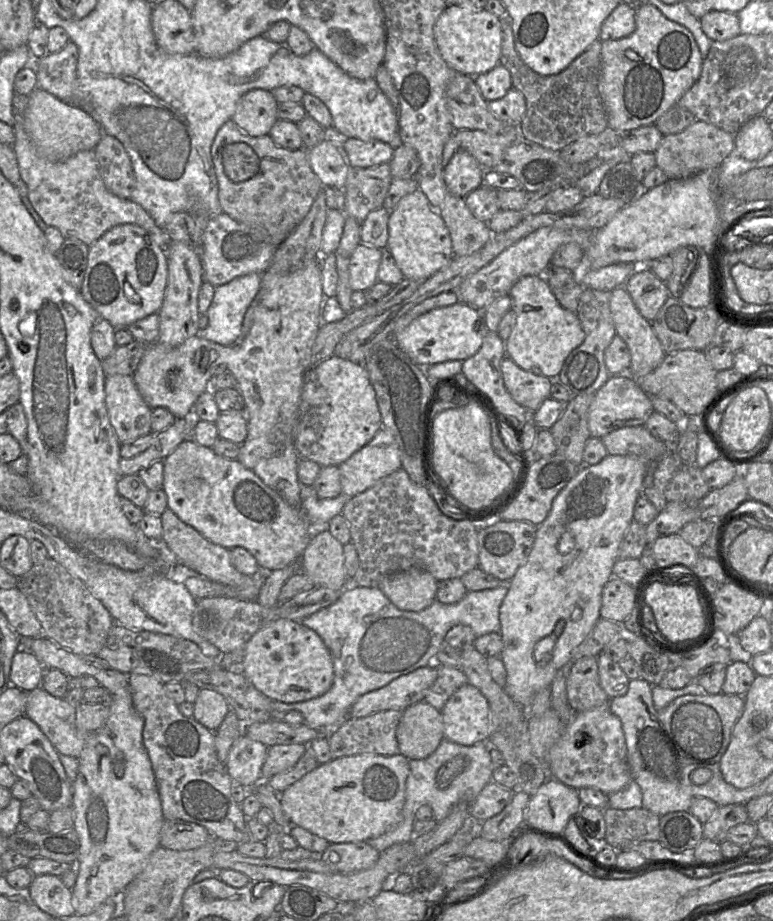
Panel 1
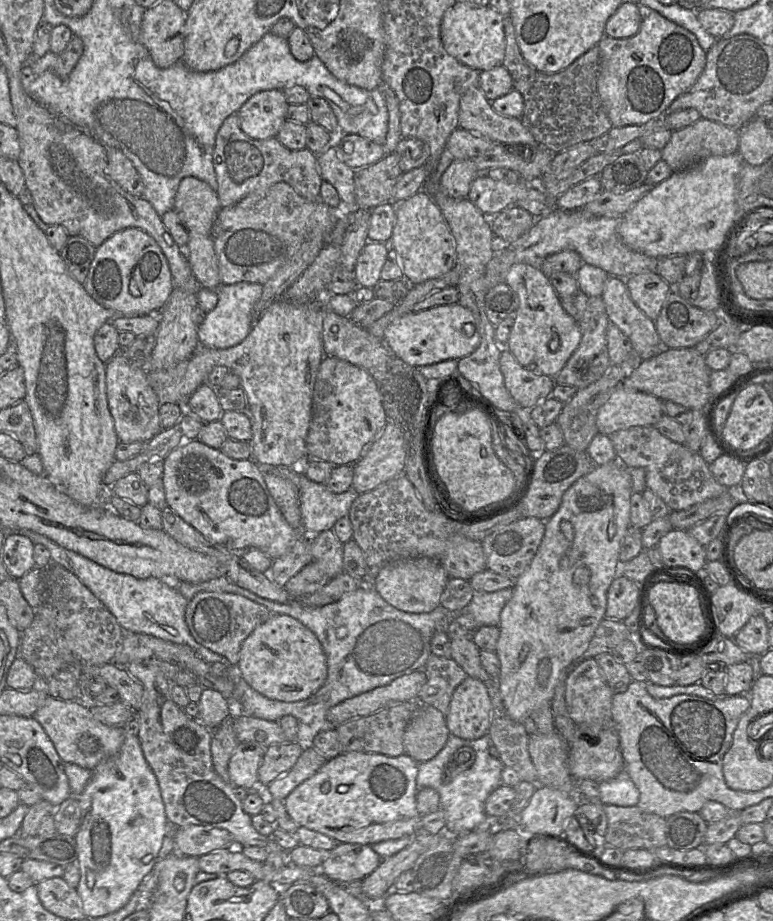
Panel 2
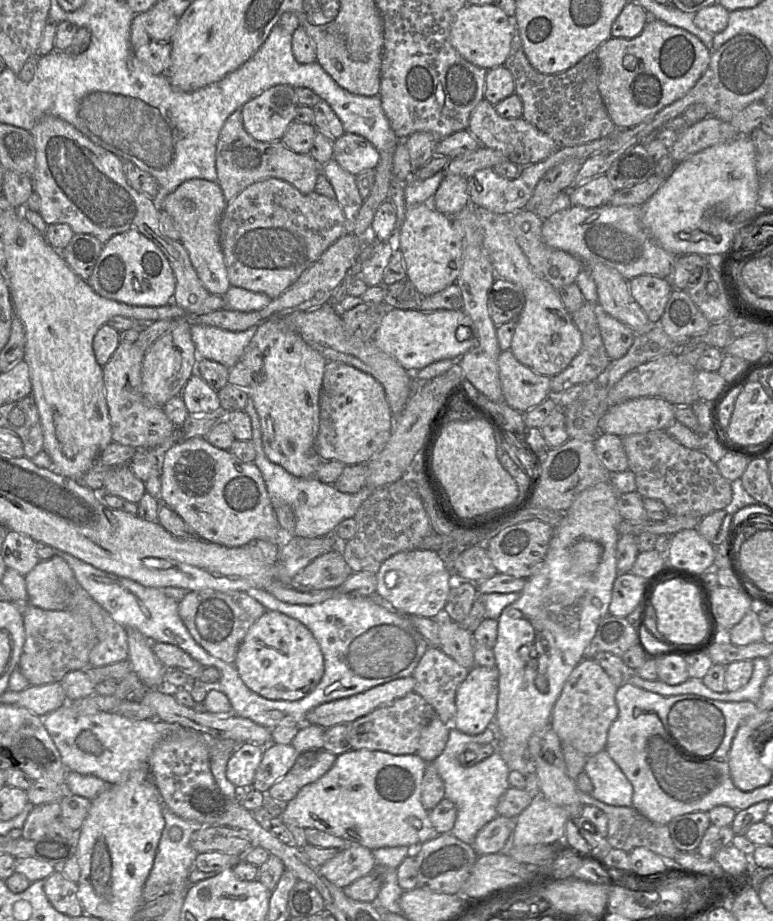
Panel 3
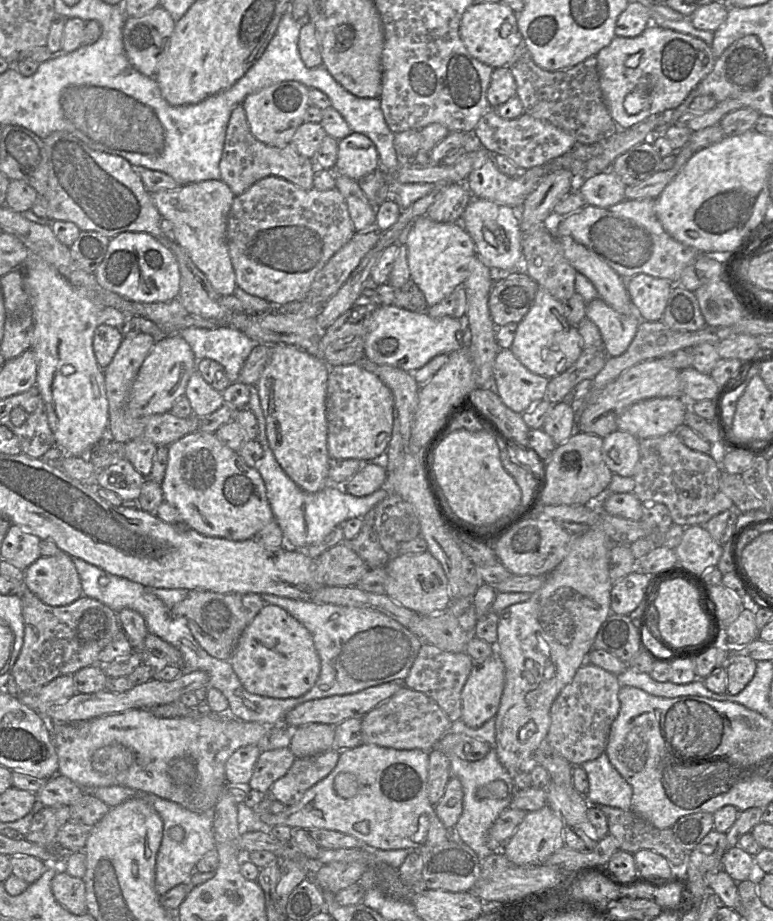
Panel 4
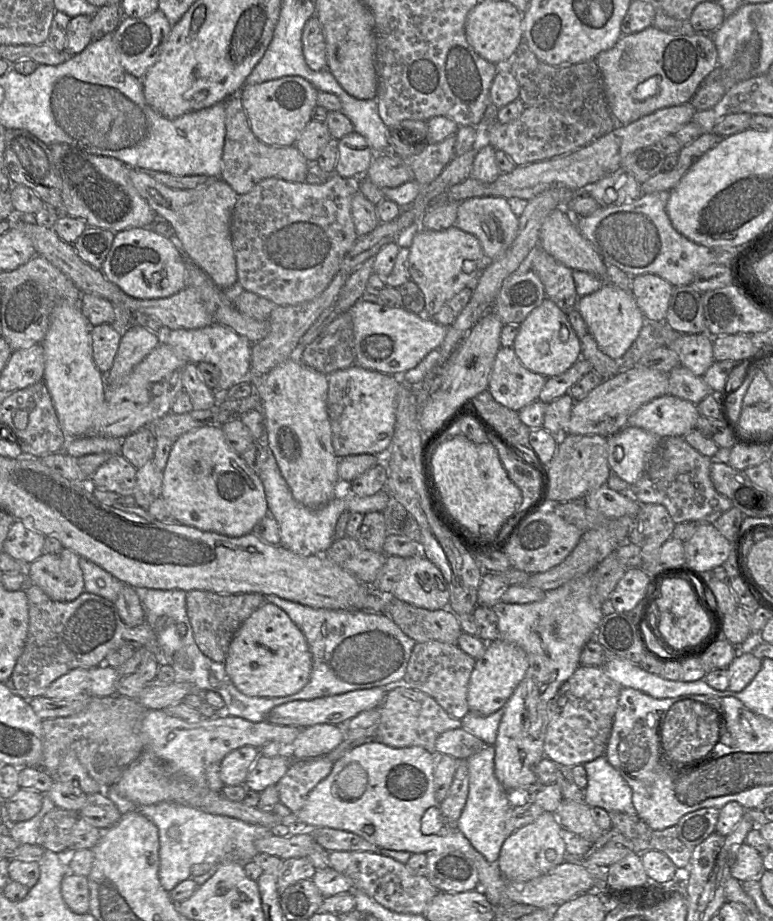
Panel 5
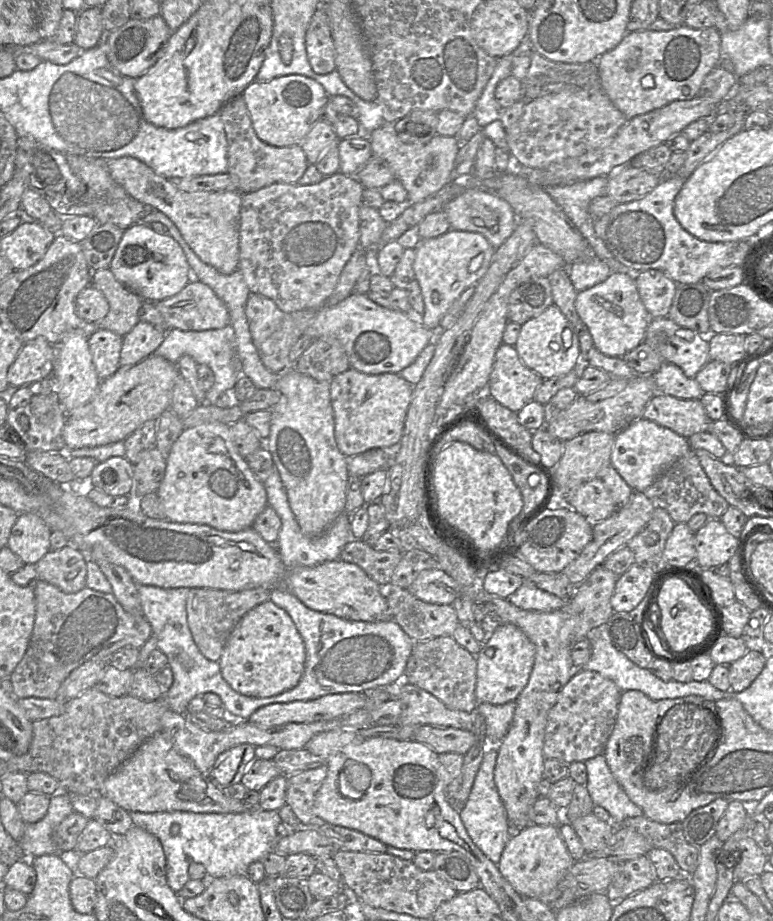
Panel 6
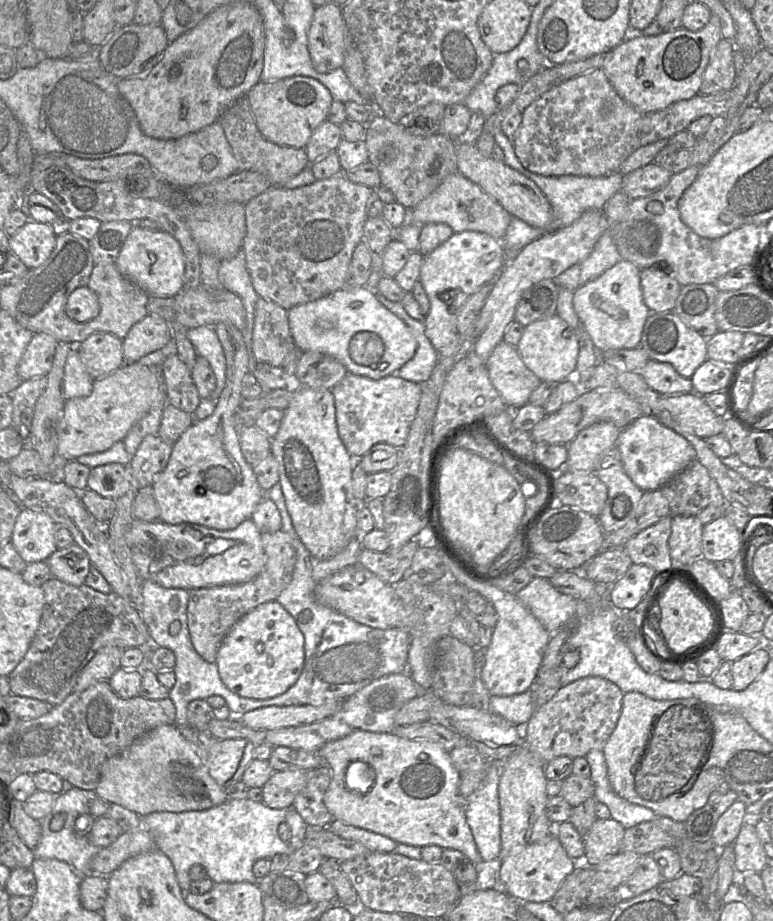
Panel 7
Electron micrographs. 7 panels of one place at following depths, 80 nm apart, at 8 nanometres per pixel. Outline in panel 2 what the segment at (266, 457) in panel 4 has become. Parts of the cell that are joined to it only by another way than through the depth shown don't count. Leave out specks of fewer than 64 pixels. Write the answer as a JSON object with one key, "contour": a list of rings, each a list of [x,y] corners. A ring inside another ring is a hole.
{"contour":[[[258,465],[262,473],[271,473],[291,481],[298,491],[302,530],[311,535],[317,535],[326,530],[332,530],[334,524],[341,518],[348,516],[352,503],[359,493],[354,489],[340,494],[331,492],[326,485],[310,480],[302,471],[302,467]]]}

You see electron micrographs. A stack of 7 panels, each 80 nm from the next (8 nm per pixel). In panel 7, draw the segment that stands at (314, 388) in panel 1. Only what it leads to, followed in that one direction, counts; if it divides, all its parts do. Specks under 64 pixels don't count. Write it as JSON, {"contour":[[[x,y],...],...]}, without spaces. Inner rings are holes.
{"contour":[[[348,373],[332,389],[339,436],[354,459],[374,445],[386,443],[402,448],[408,438],[422,394],[421,384],[391,374],[379,380]]]}

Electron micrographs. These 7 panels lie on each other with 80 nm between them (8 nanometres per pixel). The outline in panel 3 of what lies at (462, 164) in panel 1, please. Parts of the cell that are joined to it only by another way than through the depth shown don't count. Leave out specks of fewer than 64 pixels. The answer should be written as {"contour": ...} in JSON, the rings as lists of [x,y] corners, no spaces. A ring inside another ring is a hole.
{"contour":[[[445,175],[429,202],[438,212],[452,217],[470,204],[468,179]]]}

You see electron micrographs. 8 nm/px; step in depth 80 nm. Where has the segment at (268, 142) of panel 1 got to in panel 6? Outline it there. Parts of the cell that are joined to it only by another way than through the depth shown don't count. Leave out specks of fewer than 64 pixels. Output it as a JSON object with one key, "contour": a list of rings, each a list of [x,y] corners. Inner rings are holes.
{"contour":[[[242,96],[228,101],[218,112],[228,142],[228,173],[238,179],[238,192],[247,194],[275,183],[297,184],[309,163],[301,146],[275,147],[260,140]]]}

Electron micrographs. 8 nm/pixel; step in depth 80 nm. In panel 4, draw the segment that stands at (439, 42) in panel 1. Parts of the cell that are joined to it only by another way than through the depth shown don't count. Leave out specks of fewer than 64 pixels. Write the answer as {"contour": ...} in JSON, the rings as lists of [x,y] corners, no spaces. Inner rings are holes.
{"contour":[[[474,2],[462,15],[459,35],[468,52],[478,61],[495,68],[507,66],[516,47],[522,41],[517,16],[509,6],[500,2]]]}

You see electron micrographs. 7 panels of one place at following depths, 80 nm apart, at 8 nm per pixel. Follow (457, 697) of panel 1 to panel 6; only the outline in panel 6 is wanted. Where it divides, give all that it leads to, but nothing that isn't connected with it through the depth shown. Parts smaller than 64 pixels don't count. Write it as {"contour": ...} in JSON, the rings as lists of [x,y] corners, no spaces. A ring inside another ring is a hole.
{"contour":[[[501,623],[490,639],[481,642],[477,657],[475,695],[478,703],[502,705],[515,701],[527,685],[535,662],[535,645],[517,626]]]}

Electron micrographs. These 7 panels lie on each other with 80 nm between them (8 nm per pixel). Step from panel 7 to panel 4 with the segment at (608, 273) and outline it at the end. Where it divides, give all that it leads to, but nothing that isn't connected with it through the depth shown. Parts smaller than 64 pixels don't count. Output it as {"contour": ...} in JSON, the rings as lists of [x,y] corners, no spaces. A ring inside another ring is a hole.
{"contour":[[[600,297],[587,303],[586,317],[600,330],[609,357],[620,356],[628,349],[642,321],[639,316],[617,312]]]}

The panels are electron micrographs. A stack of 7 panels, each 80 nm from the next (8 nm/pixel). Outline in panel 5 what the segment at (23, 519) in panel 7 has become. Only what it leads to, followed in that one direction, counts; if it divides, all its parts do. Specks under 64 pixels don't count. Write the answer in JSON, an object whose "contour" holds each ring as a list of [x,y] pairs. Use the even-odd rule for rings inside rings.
{"contour":[[[15,520],[4,541],[3,551],[23,565],[29,565],[43,554],[46,536],[21,520]]]}

